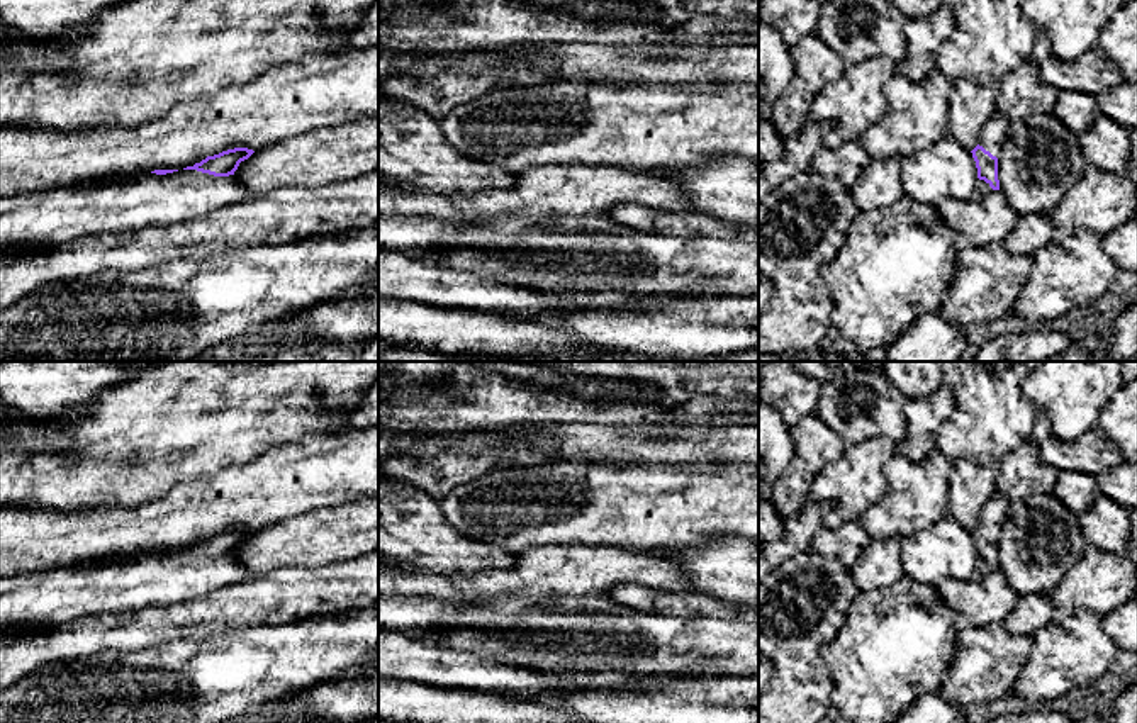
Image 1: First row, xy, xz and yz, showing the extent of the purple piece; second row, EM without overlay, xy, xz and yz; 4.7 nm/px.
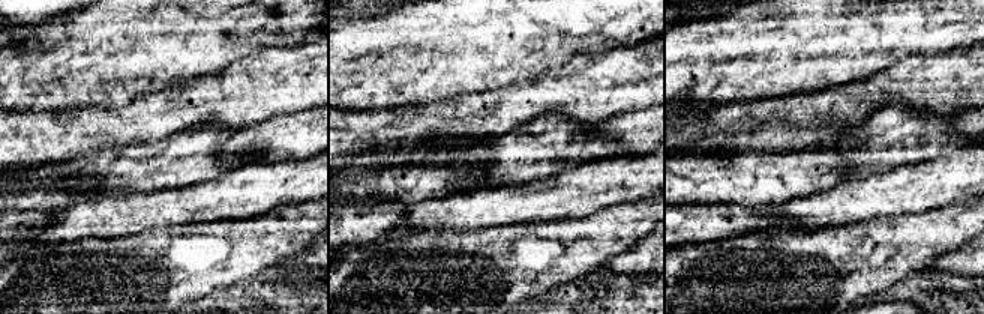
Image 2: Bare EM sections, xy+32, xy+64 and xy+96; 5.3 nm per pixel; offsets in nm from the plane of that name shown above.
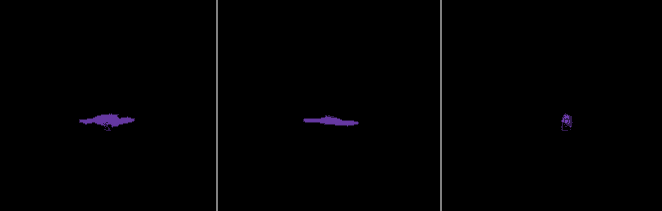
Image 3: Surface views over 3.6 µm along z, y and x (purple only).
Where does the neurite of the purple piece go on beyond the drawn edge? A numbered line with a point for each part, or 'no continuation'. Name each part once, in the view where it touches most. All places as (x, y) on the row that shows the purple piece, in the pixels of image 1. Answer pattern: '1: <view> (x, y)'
1: xy (51, 218)
2: yz (993, 134)

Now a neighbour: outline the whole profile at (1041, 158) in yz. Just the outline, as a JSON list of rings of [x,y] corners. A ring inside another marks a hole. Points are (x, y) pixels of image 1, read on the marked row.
[[[1052,114],[1010,122],[998,156],[1000,190],[1018,214],[1045,214],[1084,175],[1079,137]]]

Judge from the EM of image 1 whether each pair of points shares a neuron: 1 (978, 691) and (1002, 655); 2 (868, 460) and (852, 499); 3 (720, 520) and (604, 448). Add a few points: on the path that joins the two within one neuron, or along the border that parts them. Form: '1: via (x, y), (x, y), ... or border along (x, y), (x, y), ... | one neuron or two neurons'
1: via (978, 683), (993, 664) | one neuron
2: via (861, 470), (852, 489) | one neuron
3: border along (594, 462), (608, 465), (674, 465) | two neurons

